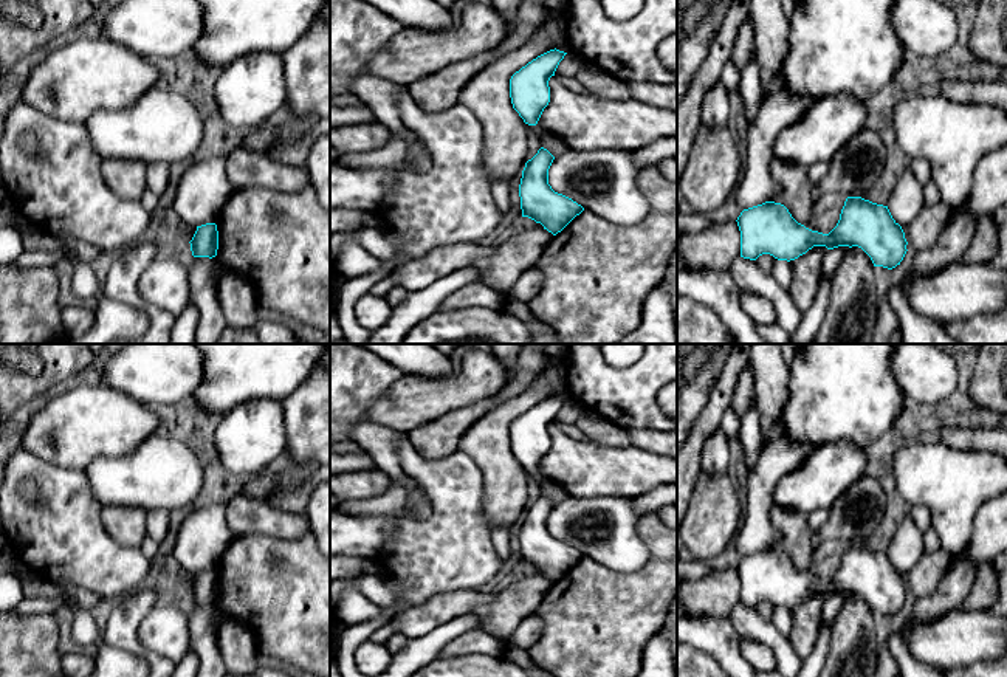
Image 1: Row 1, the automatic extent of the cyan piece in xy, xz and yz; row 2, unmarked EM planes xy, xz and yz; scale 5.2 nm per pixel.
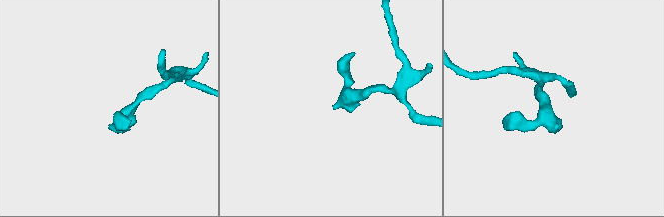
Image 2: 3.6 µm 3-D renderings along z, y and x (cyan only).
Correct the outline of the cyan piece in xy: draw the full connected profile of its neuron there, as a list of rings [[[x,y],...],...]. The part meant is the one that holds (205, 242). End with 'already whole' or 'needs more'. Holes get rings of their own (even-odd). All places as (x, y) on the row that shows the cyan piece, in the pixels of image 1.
[[[206,223],[197,226],[197,231],[189,243],[194,257],[215,257],[218,249],[217,225]]]; already whole

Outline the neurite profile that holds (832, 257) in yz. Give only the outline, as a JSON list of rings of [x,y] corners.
[[[838,246],[833,249],[829,249],[823,259],[823,265],[821,265],[821,277],[820,282],[827,277],[832,276],[833,270],[837,265],[840,265],[840,262],[844,259],[844,256],[847,254],[849,246]]]

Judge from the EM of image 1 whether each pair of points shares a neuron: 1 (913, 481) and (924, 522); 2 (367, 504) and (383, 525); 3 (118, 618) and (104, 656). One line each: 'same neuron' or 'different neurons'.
1: different neurons
2: different neurons
3: different neurons

